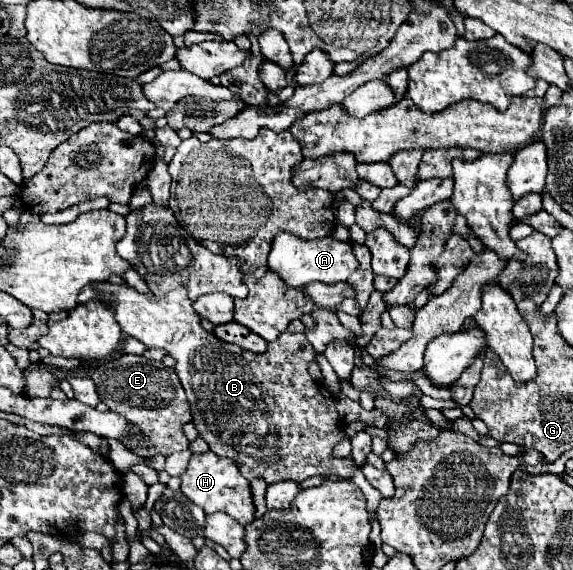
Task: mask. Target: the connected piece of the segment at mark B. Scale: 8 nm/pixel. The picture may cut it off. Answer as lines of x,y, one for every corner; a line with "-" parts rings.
108,281
92,283
94,291
98,293
100,301
106,307
112,307
114,319
120,329
142,341
146,347
166,349
168,355
176,359
176,371
180,383
188,395
188,403
192,409
192,423
198,429
200,437
210,445
218,457
230,457
240,467
240,473
252,481
254,477
266,479
266,483
278,483
286,479
304,481
312,475
328,475
328,477
352,477
352,469
356,467
354,461
348,459
334,459
332,449
342,439
344,431
340,429
340,417
336,413
336,403
330,399
330,391
318,381
308,375
308,363
314,361
316,351
304,337
304,323
296,319
278,335
276,341
268,345
268,351
256,355
252,351
240,349
238,345
226,345
224,341
216,339
214,333
208,333
200,325
200,317
194,315
192,301
188,299
186,289
174,289
164,297
156,295
142,295
134,287
128,285
114,285

